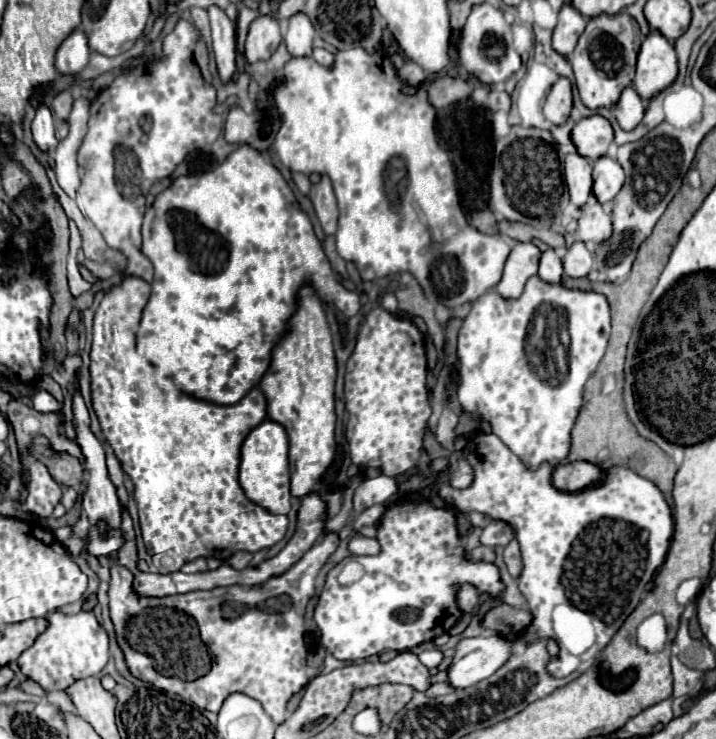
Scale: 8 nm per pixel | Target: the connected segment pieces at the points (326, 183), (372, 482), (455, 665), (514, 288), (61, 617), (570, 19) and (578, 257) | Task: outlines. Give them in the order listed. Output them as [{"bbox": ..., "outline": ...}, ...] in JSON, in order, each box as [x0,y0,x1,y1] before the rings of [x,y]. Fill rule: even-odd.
[{"bbox":[309,177,337,235],"outline":[[[321,177],[317,185],[311,187],[309,199],[315,207],[315,215],[325,231],[325,235],[333,235],[337,231],[337,199],[331,187],[329,177]]]},{"bbox":[353,475,397,513],"outline":[[[379,475],[375,479],[367,479],[353,497],[353,505],[355,505],[355,513],[365,511],[367,507],[375,505],[375,503],[385,503],[391,495],[397,493],[397,483],[393,477],[387,475]]]},{"bbox":[447,635,509,689],"outline":[[[499,635],[461,639],[447,669],[449,685],[453,689],[467,689],[493,675],[509,655],[509,643]]]},{"bbox":[497,243,541,299],"outline":[[[517,243],[507,261],[501,281],[497,283],[497,293],[507,299],[515,299],[523,293],[523,287],[531,275],[537,275],[537,261],[541,251],[533,243]]]},{"bbox":[17,611,109,691],"outline":[[[55,611],[47,617],[47,623],[47,629],[35,639],[35,643],[19,655],[17,665],[21,673],[39,683],[45,691],[63,691],[77,679],[99,675],[109,661],[109,641],[95,615],[89,611],[81,611],[77,615]]]},{"bbox":[553,3,587,57],"outline":[[[565,3],[559,11],[559,23],[553,29],[553,49],[561,55],[569,57],[577,45],[577,37],[581,35],[581,29],[585,29],[587,19],[571,5]]]},{"bbox":[563,241,593,277],"outline":[[[575,241],[565,249],[563,255],[563,271],[569,277],[585,277],[593,267],[591,251],[583,241]]]}]

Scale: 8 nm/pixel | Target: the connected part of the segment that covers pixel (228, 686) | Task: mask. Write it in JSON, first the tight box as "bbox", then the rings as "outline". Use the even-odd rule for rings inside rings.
{"bbox":[109,533,339,723],"outline":[[[327,533],[317,545],[313,545],[293,567],[289,567],[283,575],[277,575],[277,577],[271,577],[267,579],[265,583],[257,585],[257,587],[241,587],[241,585],[231,585],[231,587],[217,587],[217,589],[211,589],[211,591],[191,591],[191,593],[183,593],[183,595],[171,595],[171,597],[141,597],[133,591],[133,573],[115,563],[111,565],[111,581],[109,581],[109,613],[111,613],[111,621],[115,625],[115,633],[117,633],[117,639],[119,639],[119,645],[121,645],[121,651],[125,651],[125,663],[129,665],[129,671],[141,679],[141,681],[147,683],[153,683],[157,689],[163,689],[167,693],[175,693],[175,695],[181,695],[183,699],[195,703],[197,707],[201,709],[207,709],[207,711],[213,711],[217,713],[217,709],[221,709],[221,701],[225,701],[225,697],[229,693],[235,693],[235,691],[241,691],[241,693],[249,693],[249,697],[255,697],[257,701],[261,701],[263,709],[269,713],[269,717],[275,721],[275,723],[281,723],[285,721],[285,705],[287,701],[297,693],[301,691],[307,681],[309,681],[309,675],[307,675],[307,663],[305,663],[305,657],[307,657],[307,649],[305,649],[305,643],[303,643],[303,633],[305,633],[305,625],[303,625],[303,613],[305,613],[305,607],[309,603],[309,599],[315,595],[315,577],[319,573],[319,569],[323,567],[323,563],[327,561],[327,557],[337,549],[339,545],[339,539],[337,535],[333,533]],[[223,601],[239,601],[243,605],[247,605],[247,611],[237,617],[237,619],[225,619],[221,615],[221,603]],[[159,605],[165,605],[165,607],[175,607],[177,611],[185,611],[185,615],[193,617],[197,621],[197,627],[199,627],[199,635],[201,635],[201,643],[205,645],[205,649],[213,655],[213,661],[211,661],[211,669],[203,675],[203,677],[197,677],[195,681],[181,681],[181,679],[165,679],[158,675],[155,669],[155,663],[153,659],[145,657],[145,655],[137,655],[129,643],[125,641],[125,619],[129,615],[135,615],[147,607],[159,607]]]}

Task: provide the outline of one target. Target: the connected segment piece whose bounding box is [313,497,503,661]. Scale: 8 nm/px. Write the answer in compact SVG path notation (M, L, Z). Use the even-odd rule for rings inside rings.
M403 497L399 503L393 503L379 525L379 543L381 553L375 557L355 557L357 563L365 569L359 583L351 587L339 587L335 575L337 571L329 571L325 581L325 591L319 595L313 619L321 631L321 645L341 661L357 661L367 659L371 655L379 655L387 649L411 649L423 641L431 641L437 635L447 633L461 611L455 603L459 585L471 581L477 585L481 593L499 595L503 591L503 583L499 579L499 569L493 563L471 563L465 561L463 549L459 545L459 533L455 527L455 515L449 509L435 509L431 503L415 503L409 497Z

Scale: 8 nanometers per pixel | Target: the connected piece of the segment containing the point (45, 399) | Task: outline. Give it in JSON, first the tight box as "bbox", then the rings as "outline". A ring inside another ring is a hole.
{"bbox":[29,389,59,413],"outline":[[[45,389],[35,391],[29,401],[33,401],[33,409],[37,409],[37,411],[47,411],[47,413],[51,413],[51,411],[57,411],[57,409],[59,409],[57,399],[55,399],[51,393],[47,393]]]}

